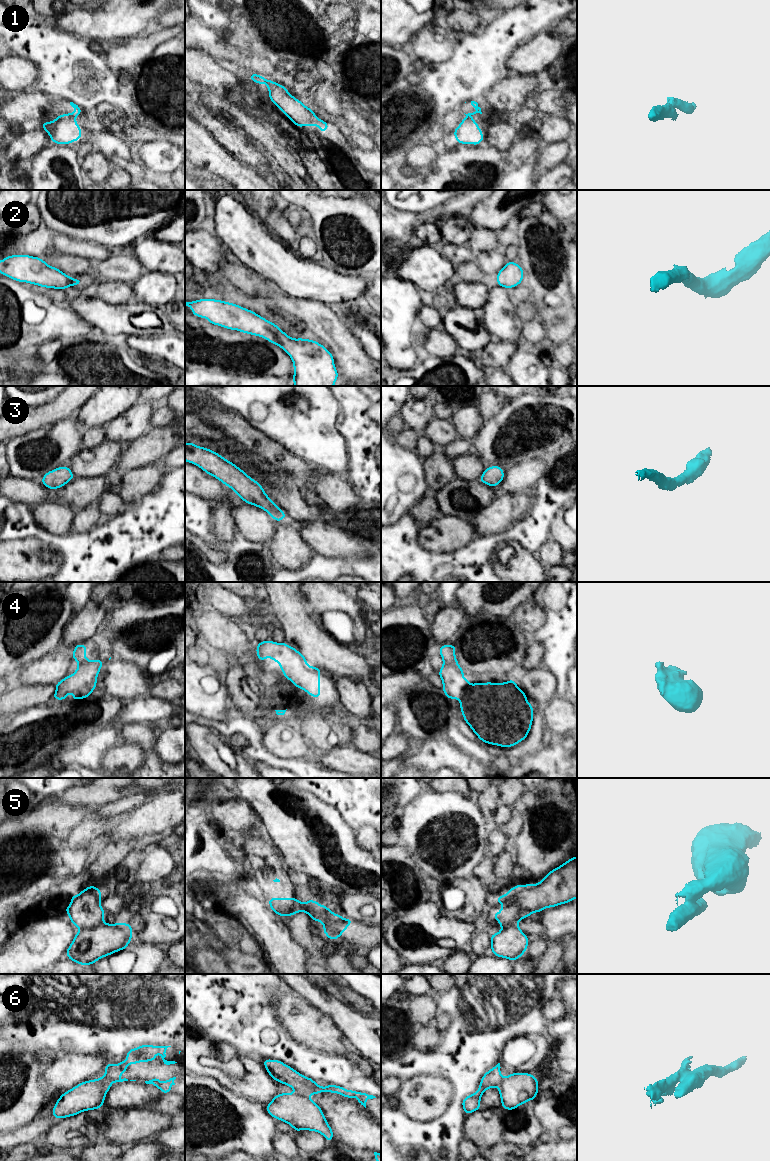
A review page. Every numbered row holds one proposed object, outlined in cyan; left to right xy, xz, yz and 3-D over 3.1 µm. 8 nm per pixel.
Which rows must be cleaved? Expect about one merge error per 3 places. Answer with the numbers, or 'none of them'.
1, 5, 6

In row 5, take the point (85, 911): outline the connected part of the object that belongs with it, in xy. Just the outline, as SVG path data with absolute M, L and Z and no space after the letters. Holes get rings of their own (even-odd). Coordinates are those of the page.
M91 885L78 895L69 897L72 902L64 909L73 925L84 930L103 923L105 912L100 905L101 895L102 892Z

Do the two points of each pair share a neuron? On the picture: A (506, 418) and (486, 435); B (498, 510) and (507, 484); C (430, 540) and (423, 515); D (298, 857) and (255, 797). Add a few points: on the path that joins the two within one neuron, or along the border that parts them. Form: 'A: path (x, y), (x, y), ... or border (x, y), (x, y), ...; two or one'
A: path (501, 423), (491, 433); one
B: border (506, 492), (521, 493); two
C: border (441, 513), (428, 523), (421, 525); two
D: path (298, 842), (270, 812); one

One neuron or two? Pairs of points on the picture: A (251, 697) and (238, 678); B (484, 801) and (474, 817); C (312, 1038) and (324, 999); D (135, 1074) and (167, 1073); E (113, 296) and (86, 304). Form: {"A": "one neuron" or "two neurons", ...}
{"A": "one neuron", "B": "two neurons", "C": "two neurons", "D": "one neuron", "E": "two neurons"}

